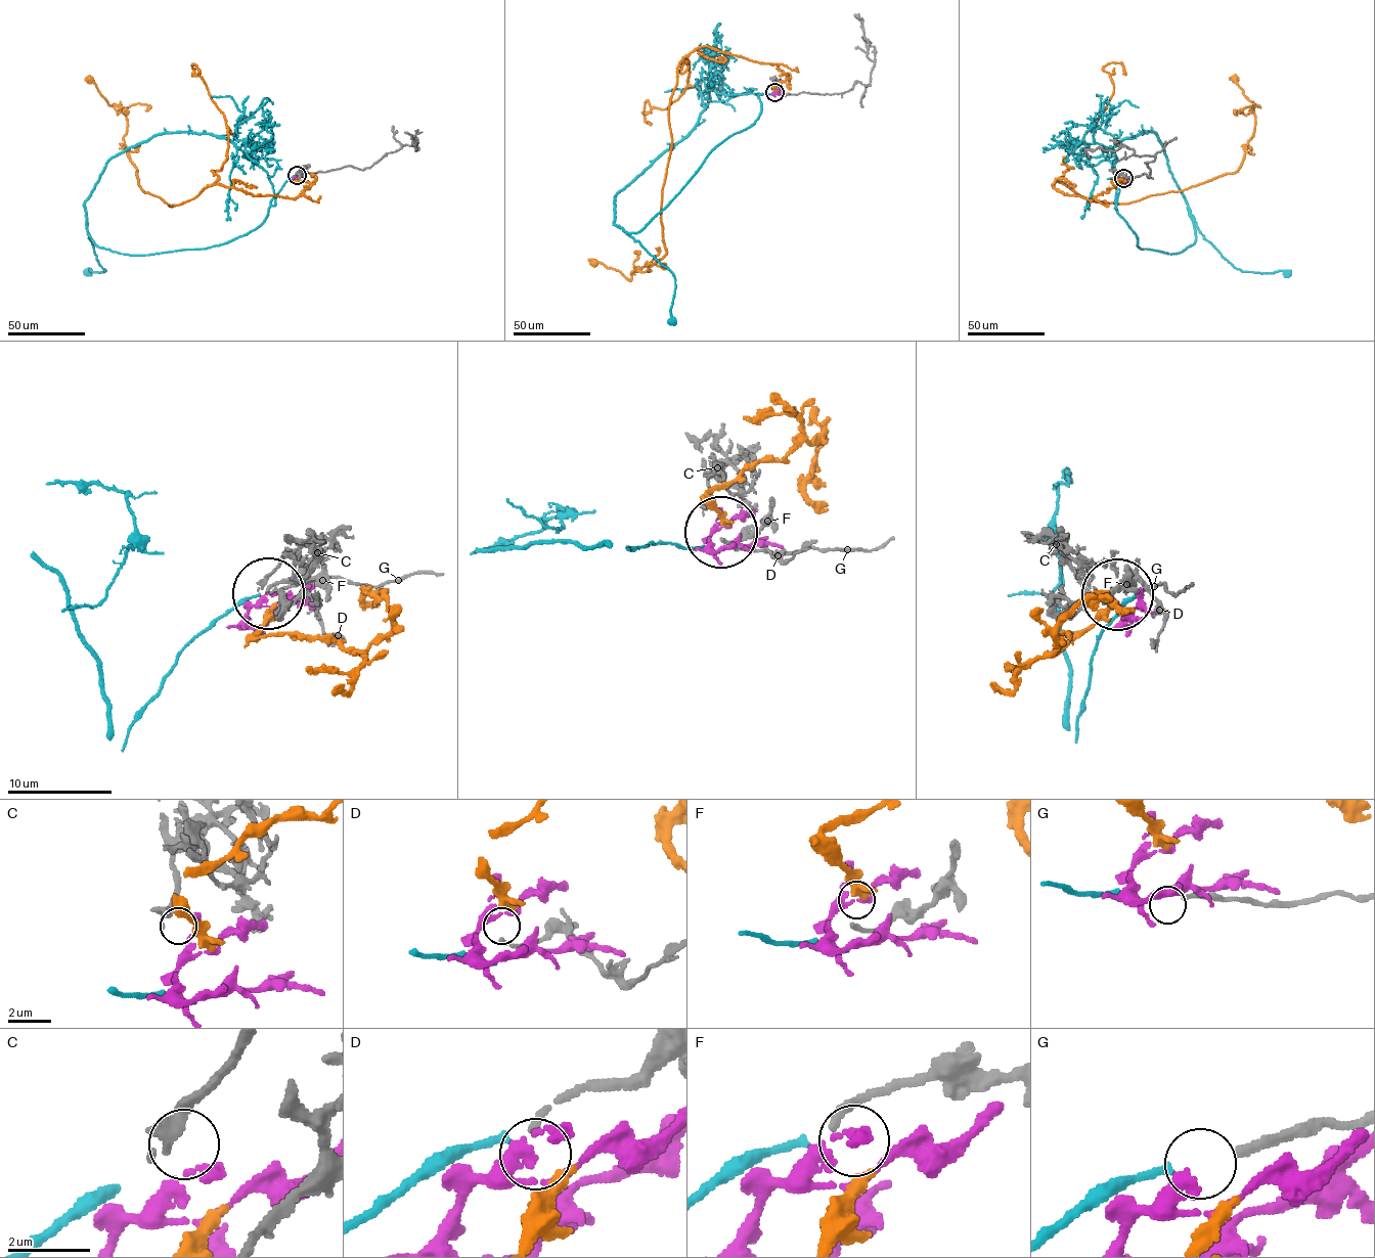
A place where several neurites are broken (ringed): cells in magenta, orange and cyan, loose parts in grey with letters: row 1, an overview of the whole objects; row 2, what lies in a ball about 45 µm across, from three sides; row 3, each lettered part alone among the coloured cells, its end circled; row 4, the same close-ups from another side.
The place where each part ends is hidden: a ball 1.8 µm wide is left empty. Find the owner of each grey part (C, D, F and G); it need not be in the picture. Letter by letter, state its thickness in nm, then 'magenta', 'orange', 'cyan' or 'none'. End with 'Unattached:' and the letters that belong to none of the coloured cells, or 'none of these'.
C: 300 nm thick; magenta
D: 160 nm thick; none
F: 240 nm thick; orange
G: 220 nm thick; cyan
Unattached: D

